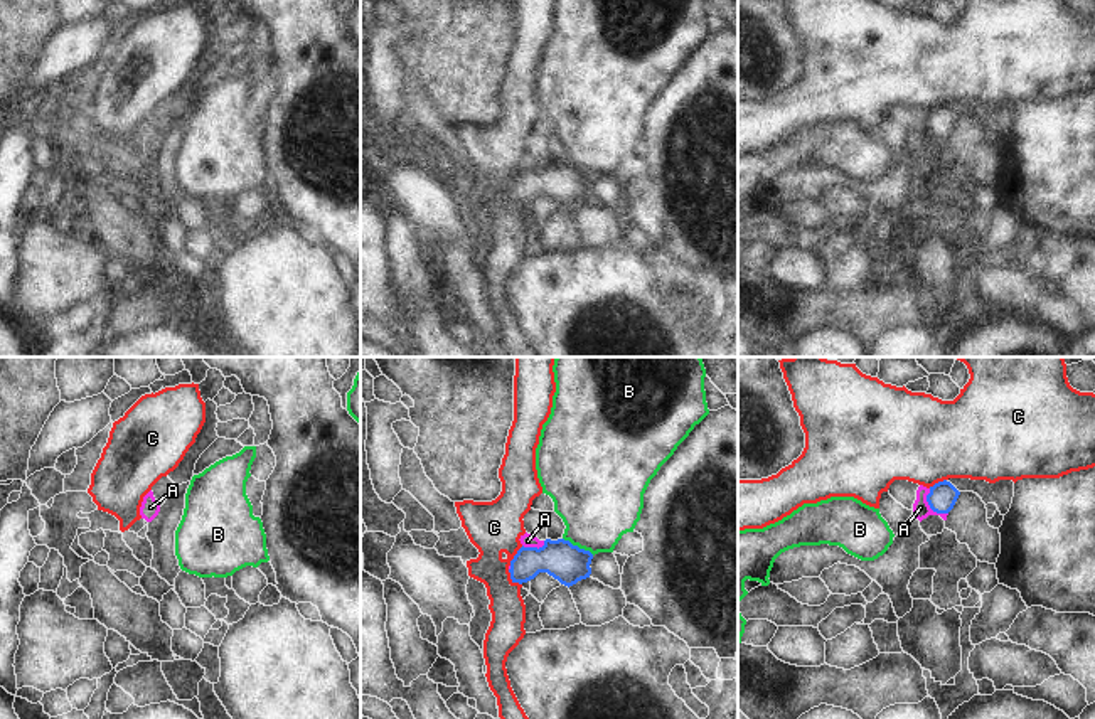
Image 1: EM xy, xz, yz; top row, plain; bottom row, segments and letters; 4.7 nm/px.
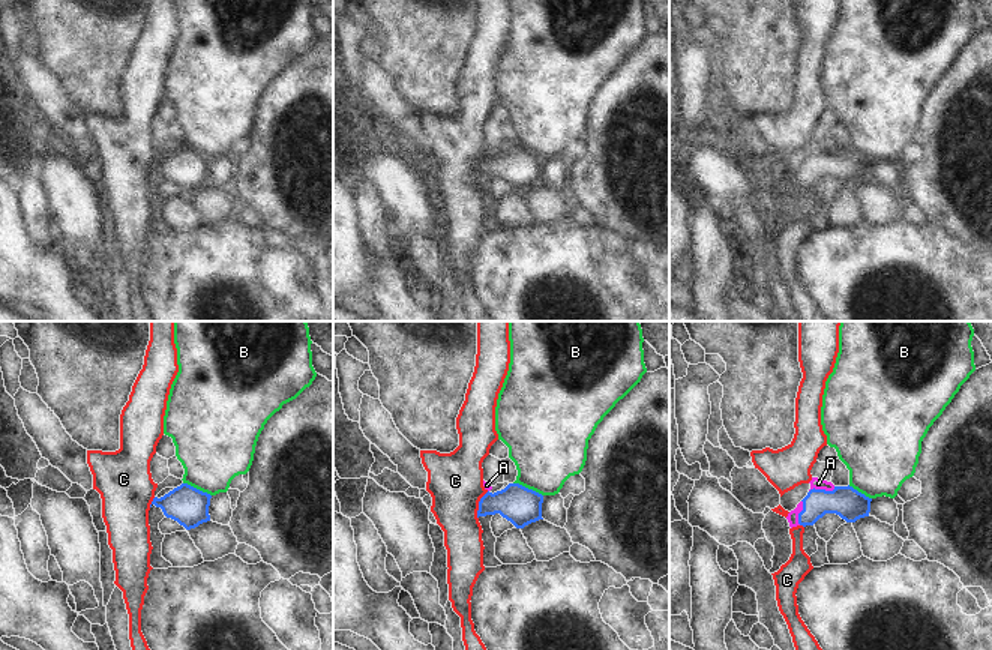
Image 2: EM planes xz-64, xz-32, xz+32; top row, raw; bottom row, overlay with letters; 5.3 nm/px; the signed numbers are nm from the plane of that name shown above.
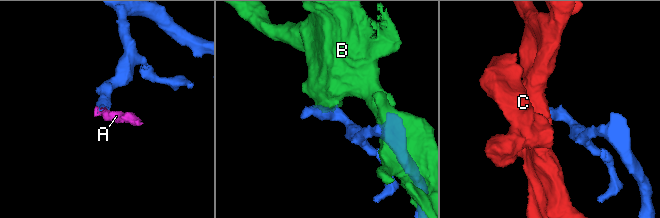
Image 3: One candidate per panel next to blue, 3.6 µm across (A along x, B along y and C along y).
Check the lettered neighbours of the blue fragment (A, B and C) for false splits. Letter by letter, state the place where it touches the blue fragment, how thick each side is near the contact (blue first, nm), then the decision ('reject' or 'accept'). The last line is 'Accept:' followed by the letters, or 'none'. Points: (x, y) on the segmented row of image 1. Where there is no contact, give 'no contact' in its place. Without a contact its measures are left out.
A: yz (930, 507) | 140/80 nm | accept
B: xz (576, 546) | 190/400 nm | reject
C: xz (512, 580) | 180/220 nm | reject
Accept: A

